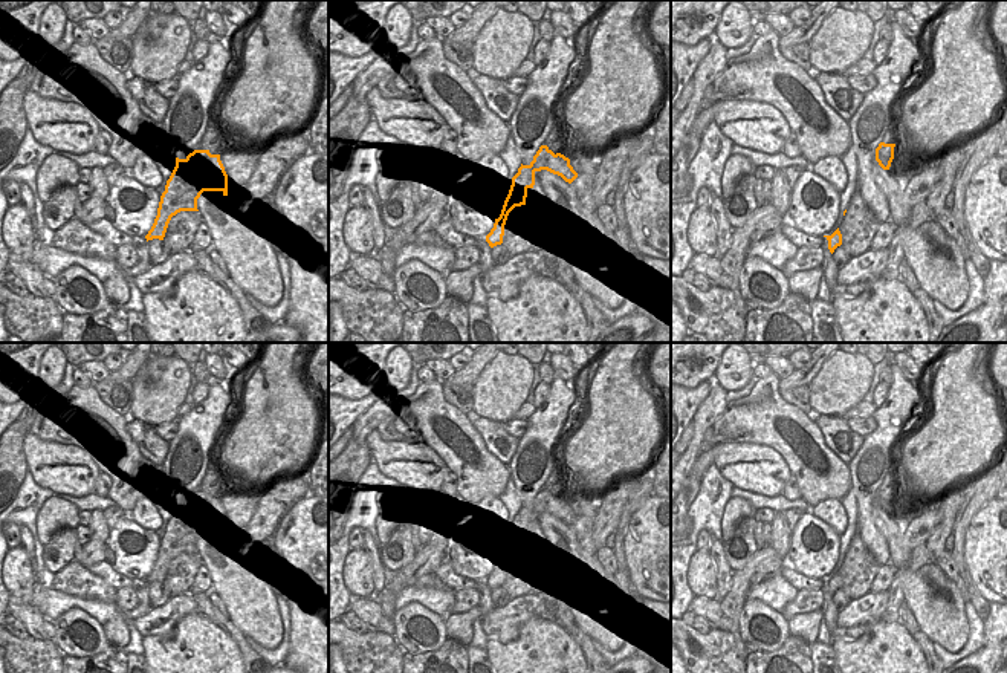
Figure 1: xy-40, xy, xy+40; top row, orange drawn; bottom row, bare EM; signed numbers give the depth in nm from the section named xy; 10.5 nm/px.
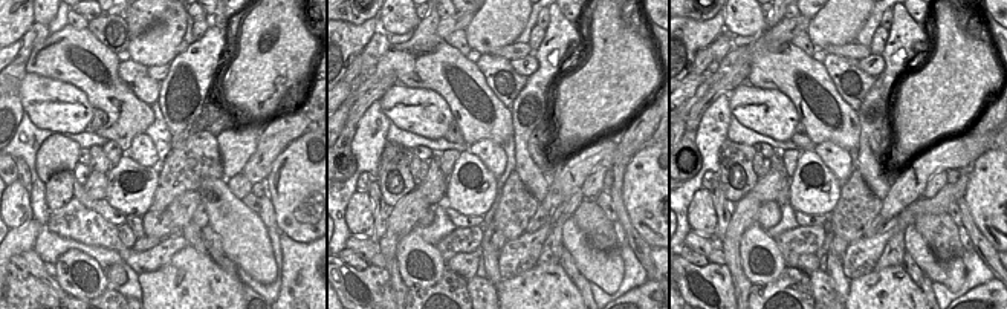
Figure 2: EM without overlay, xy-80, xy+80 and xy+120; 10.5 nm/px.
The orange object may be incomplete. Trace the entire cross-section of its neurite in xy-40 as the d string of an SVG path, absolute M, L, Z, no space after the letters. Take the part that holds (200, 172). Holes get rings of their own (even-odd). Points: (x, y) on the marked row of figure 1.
M194 150L185 159L176 158L176 167L160 196L157 216L145 236L147 242L164 240L168 223L177 213L199 211L197 199L203 191L222 191L228 196L228 174L220 154Z

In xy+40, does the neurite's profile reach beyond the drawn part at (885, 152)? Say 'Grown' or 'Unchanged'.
Unchanged

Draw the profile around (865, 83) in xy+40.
M873 73L862 75L862 76L853 75L853 76L848 76L848 84L854 90L865 95L865 93L871 92L877 86L877 80L876 80L876 76Z

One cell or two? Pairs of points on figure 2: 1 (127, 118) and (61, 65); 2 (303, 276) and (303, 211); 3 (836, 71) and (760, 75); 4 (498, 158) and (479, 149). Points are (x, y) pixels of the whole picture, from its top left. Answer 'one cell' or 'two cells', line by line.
1: one cell
2: two cells
3: two cells
4: one cell

